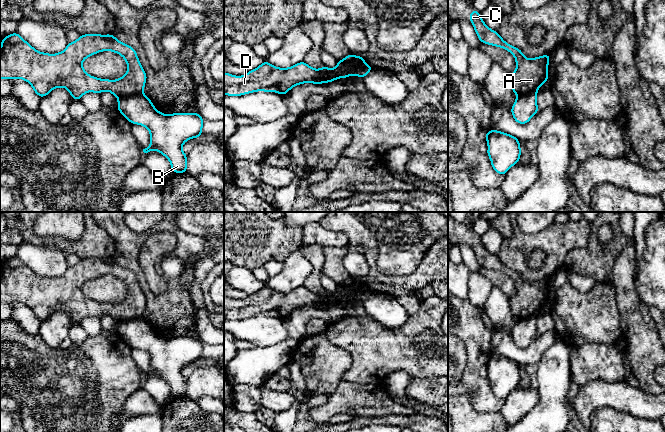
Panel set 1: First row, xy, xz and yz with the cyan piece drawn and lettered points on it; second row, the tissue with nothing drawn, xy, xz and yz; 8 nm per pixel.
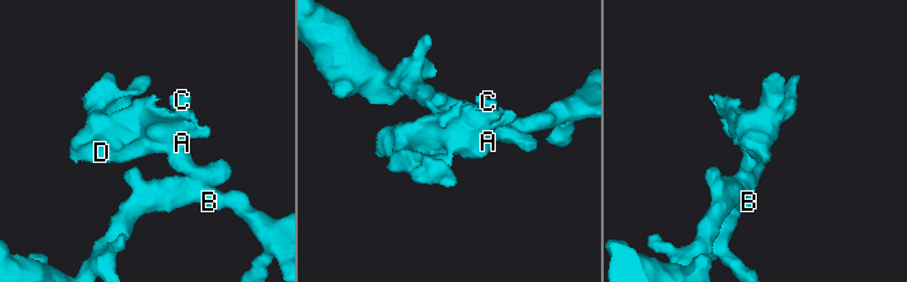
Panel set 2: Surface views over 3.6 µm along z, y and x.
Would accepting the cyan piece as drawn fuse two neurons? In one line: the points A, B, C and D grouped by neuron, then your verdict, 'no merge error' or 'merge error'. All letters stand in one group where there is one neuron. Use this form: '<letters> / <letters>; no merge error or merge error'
A C D / B; merge error

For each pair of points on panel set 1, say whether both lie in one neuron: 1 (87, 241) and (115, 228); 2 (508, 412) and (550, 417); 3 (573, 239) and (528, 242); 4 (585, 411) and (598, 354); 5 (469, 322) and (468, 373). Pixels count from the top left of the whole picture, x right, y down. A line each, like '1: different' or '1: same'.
1: different
2: different
3: same
4: different
5: same

